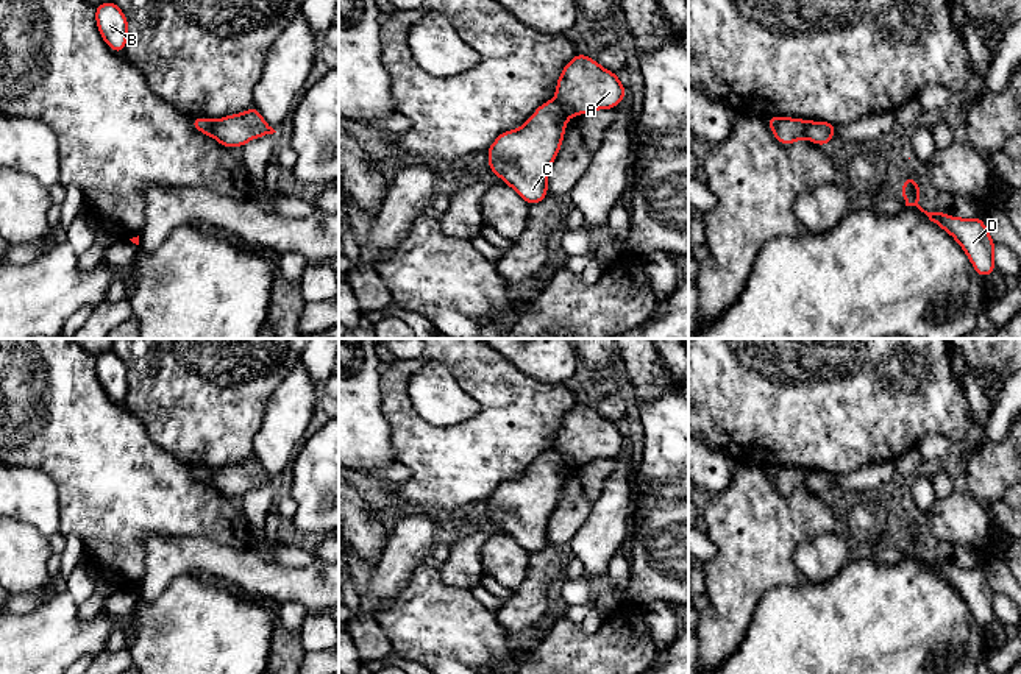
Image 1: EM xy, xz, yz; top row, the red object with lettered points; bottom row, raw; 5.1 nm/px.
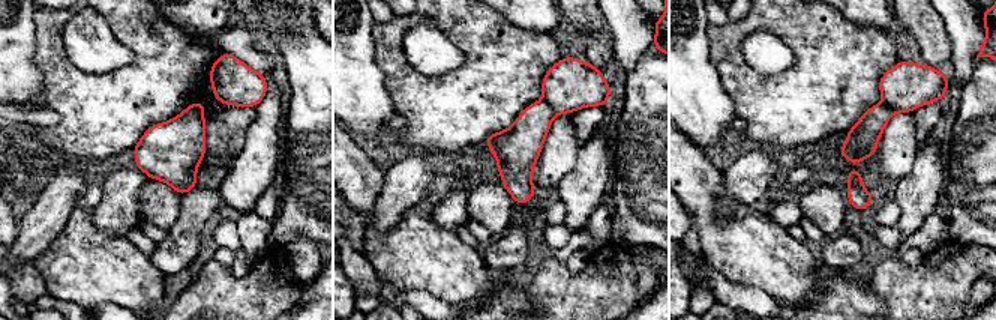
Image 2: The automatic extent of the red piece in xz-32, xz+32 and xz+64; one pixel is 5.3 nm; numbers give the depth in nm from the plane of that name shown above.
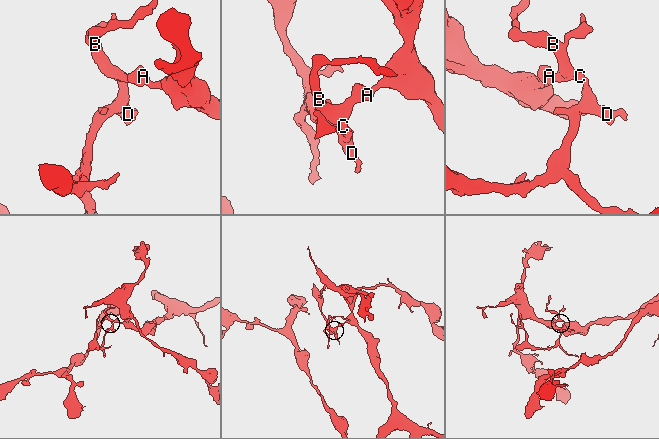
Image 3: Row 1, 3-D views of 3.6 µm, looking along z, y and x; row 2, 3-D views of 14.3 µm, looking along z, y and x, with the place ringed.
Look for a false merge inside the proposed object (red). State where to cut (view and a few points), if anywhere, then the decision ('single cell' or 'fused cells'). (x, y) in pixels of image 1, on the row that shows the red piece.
cut in yz along (804, 120), (806, 136); fused cells

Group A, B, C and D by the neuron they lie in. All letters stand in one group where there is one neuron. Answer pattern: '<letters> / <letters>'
A / B C D

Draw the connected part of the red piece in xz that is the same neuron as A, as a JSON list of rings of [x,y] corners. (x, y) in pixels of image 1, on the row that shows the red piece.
[[[578,53],[564,69],[556,86],[556,100],[568,115],[596,109],[614,109],[623,101],[626,87],[615,72],[601,67],[592,58]]]

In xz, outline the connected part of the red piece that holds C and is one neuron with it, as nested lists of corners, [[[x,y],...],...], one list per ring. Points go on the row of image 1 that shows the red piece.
[[[550,100],[521,128],[501,133],[487,150],[490,172],[514,187],[529,206],[550,193],[546,176],[560,150],[567,122],[567,109],[557,100]]]

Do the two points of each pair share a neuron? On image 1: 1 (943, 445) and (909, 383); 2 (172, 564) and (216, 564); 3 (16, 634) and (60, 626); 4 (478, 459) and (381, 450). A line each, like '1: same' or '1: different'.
1: different
2: same
3: same
4: different

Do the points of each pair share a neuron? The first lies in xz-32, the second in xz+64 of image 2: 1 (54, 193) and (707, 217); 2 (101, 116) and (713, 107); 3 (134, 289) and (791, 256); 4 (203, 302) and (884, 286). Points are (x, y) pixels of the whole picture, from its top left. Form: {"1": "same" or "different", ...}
{"1": "different", "2": "different", "3": "same", "4": "same"}

